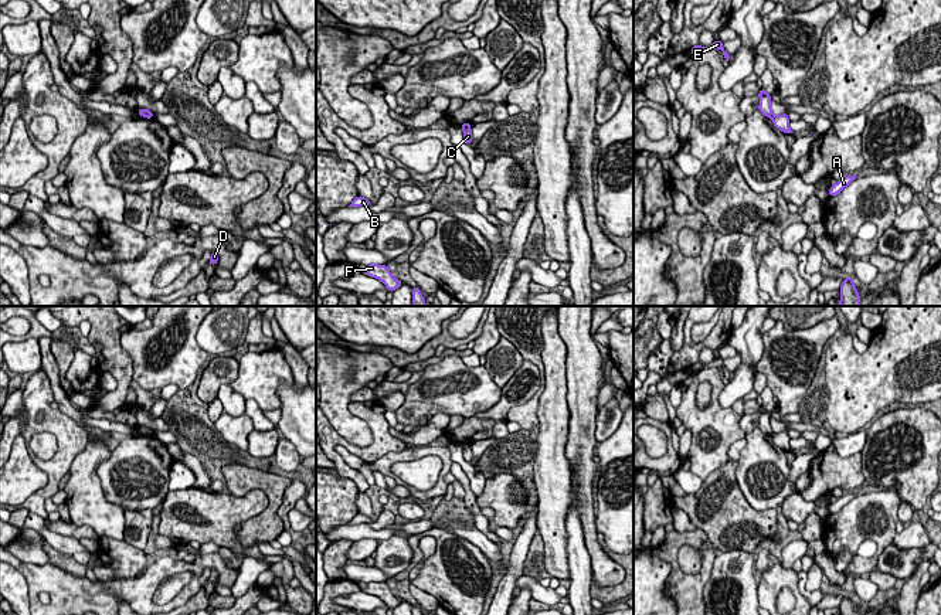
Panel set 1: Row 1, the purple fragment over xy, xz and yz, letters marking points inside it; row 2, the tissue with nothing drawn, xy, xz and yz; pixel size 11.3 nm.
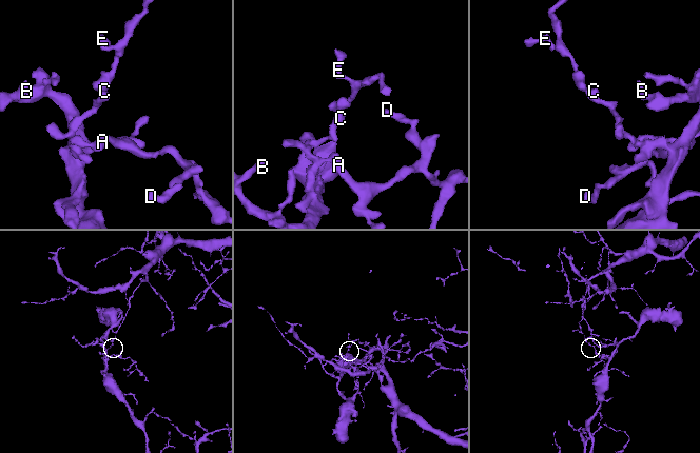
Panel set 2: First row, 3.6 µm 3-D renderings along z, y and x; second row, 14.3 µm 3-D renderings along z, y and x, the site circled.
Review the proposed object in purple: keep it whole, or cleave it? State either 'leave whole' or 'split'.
split

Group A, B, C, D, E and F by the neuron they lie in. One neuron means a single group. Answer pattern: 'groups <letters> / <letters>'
groups A B C D F / E

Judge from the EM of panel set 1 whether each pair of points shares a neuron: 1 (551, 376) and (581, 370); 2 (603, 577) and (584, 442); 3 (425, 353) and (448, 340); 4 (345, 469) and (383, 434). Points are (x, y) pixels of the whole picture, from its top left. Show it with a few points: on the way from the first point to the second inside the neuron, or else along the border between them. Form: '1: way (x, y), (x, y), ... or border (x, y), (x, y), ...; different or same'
1: border (561, 340), (566, 346), (567, 407); different
2: way (591, 543), (585, 510), (584, 476); same
3: way (431, 347), (438, 340), (442, 340); same
4: way (332, 451), (336, 442), (345, 442), (367, 451); same

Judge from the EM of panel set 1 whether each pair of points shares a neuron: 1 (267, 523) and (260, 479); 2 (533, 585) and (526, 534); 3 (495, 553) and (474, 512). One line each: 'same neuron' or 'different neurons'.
1: same neuron
2: different neurons
3: different neurons

